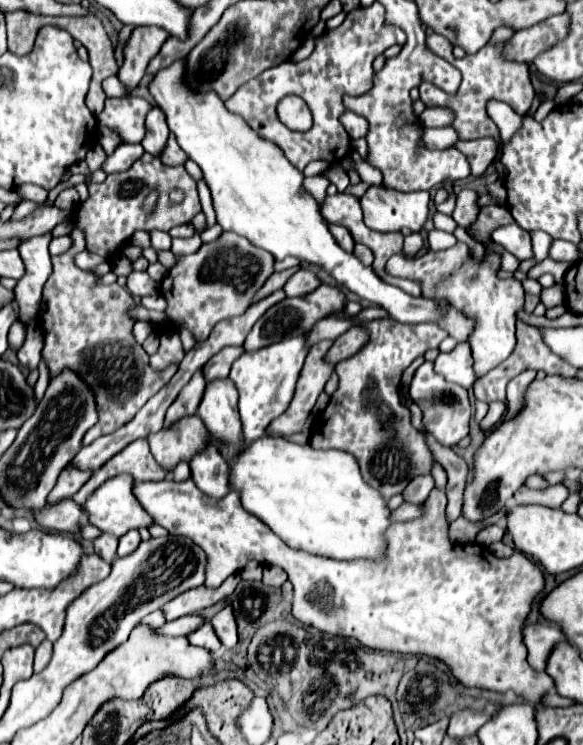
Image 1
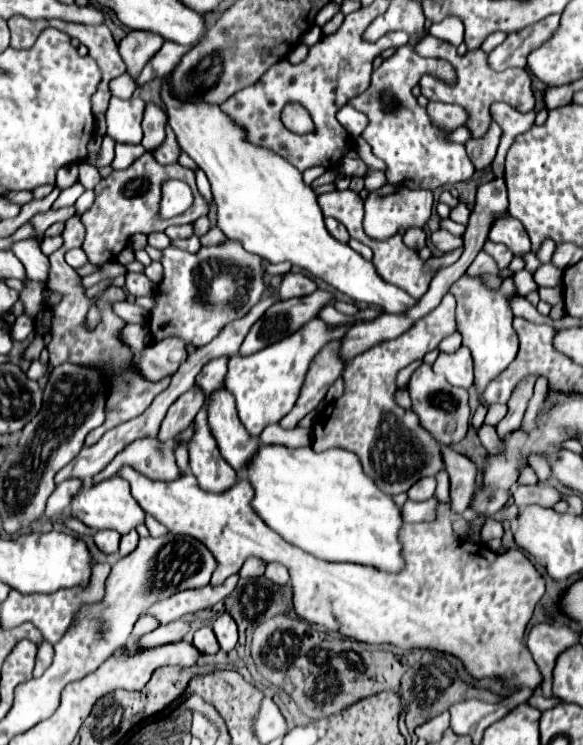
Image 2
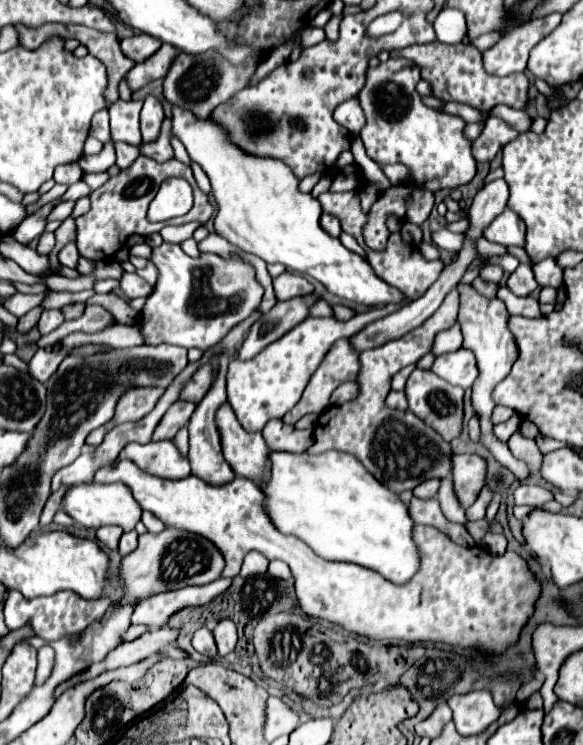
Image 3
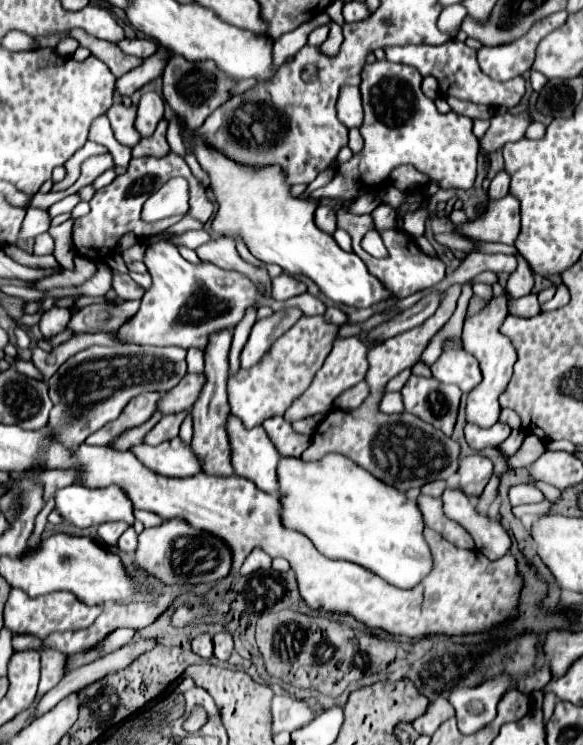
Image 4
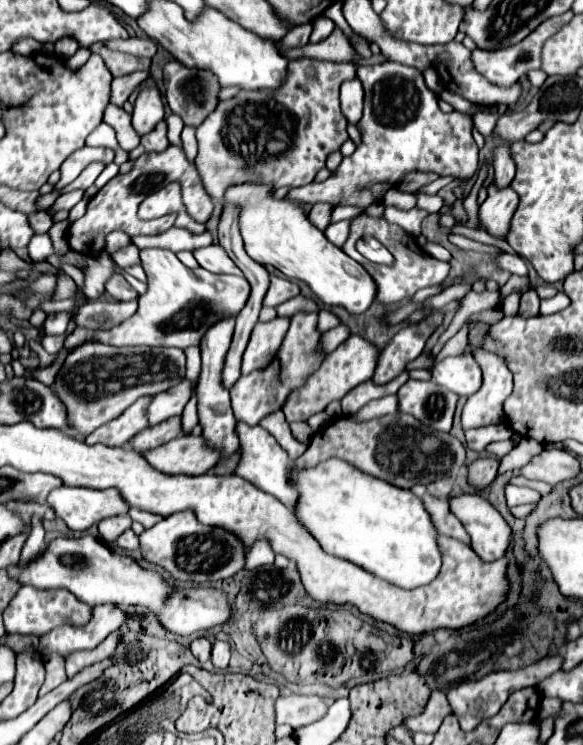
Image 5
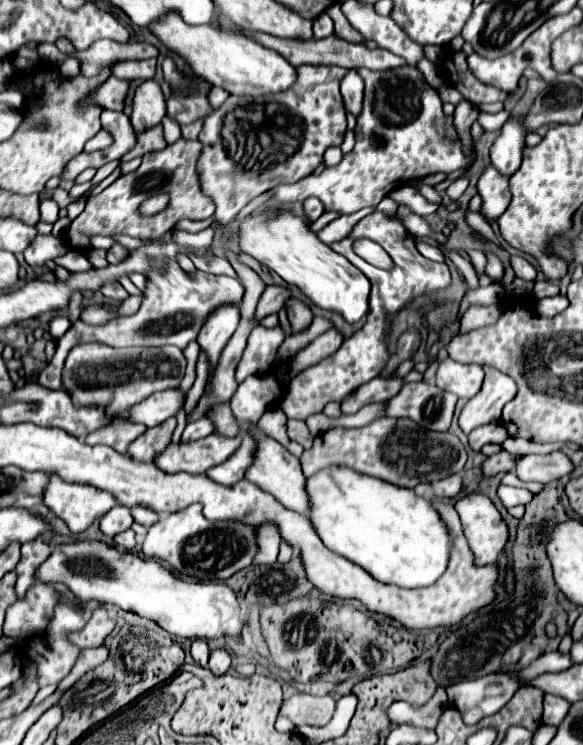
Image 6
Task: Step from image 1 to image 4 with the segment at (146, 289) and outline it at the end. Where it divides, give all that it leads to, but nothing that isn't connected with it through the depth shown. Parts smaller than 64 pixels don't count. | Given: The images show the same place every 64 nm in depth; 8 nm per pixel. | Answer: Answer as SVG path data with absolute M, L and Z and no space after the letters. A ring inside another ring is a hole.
M114 274L114 290L118 294L120 300L140 300L144 296L144 288L140 284L136 284L130 274Z

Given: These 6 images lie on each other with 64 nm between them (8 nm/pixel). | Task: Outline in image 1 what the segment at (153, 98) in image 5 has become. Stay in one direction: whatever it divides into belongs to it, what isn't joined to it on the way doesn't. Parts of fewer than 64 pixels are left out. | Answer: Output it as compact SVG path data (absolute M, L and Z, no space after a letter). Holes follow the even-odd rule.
M154 108L148 118L146 118L146 138L142 140L142 146L148 154L152 156L160 156L166 142L168 142L168 136L170 136L170 128L166 124L166 116L164 112L160 112L160 108Z

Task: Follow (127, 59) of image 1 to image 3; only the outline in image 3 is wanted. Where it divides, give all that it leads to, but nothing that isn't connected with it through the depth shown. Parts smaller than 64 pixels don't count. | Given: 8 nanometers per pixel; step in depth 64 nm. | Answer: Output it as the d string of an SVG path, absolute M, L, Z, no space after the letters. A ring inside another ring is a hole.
M136 34L136 36L124 38L120 42L120 48L122 48L124 56L130 58L132 62L136 62L136 64L140 64L142 60L150 58L160 46L162 46L162 42L160 40L154 40L148 34Z

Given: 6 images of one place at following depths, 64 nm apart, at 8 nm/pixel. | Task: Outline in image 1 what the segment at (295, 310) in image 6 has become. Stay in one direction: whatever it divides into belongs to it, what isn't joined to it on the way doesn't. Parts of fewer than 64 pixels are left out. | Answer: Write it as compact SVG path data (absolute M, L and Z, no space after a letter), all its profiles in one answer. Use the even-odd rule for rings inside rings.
M300 334L288 340L270 344L266 348L260 348L256 352L246 352L232 364L230 378L234 380L240 392L238 410L240 410L244 444L252 444L254 440L258 440L266 432L266 426L272 422L272 418L280 416L288 408L294 396L296 376L300 374L304 366L306 354L308 354L308 348L304 344L304 334Z

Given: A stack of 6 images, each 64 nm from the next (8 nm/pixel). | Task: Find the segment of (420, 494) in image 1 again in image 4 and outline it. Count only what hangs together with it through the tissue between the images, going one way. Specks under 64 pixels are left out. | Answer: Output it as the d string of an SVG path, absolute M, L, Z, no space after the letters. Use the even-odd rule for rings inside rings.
M434 480L434 482L428 482L428 484L424 484L424 486L420 488L420 494L434 496L434 498L440 498L440 496L442 496L442 492L444 492L444 488L446 488L446 482L442 482L442 480Z

